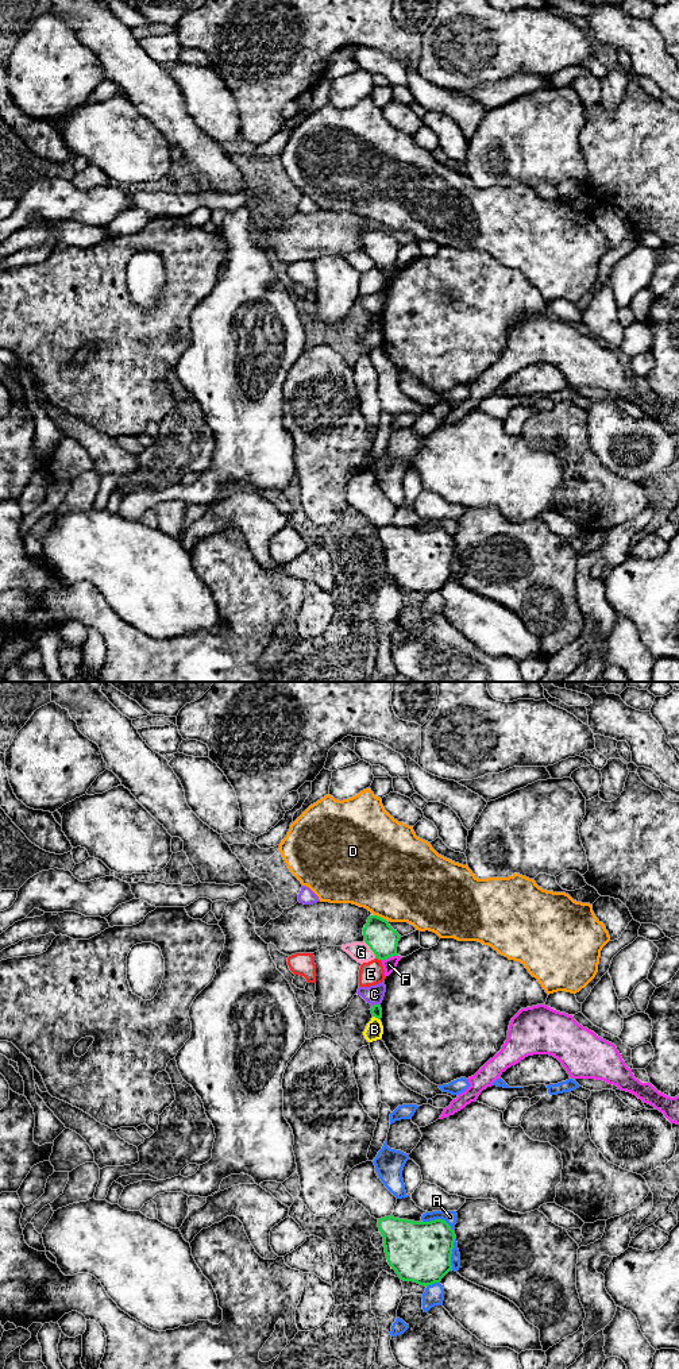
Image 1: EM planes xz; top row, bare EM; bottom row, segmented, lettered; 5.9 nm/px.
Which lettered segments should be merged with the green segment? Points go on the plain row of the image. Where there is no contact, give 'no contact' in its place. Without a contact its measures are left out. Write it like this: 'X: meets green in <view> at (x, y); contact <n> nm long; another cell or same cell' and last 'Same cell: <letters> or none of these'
A: meets green in xz at (439, 528); contact 200 nm long; another cell
B: meets green in xz at (377, 326); contact 50 nm long; another cell
C: meets green in xz at (375, 313); contact 50 nm long; another cell
D: meets green in xz at (379, 226); contact 80 nm long; another cell
E: meets green in xz at (378, 267); contact 40 nm long; another cell
F: meets green in xz at (389, 265); contact 110 nm long; another cell
G: meets green in xz at (370, 257); contact 130 nm long; another cell
Same cell: none of these

